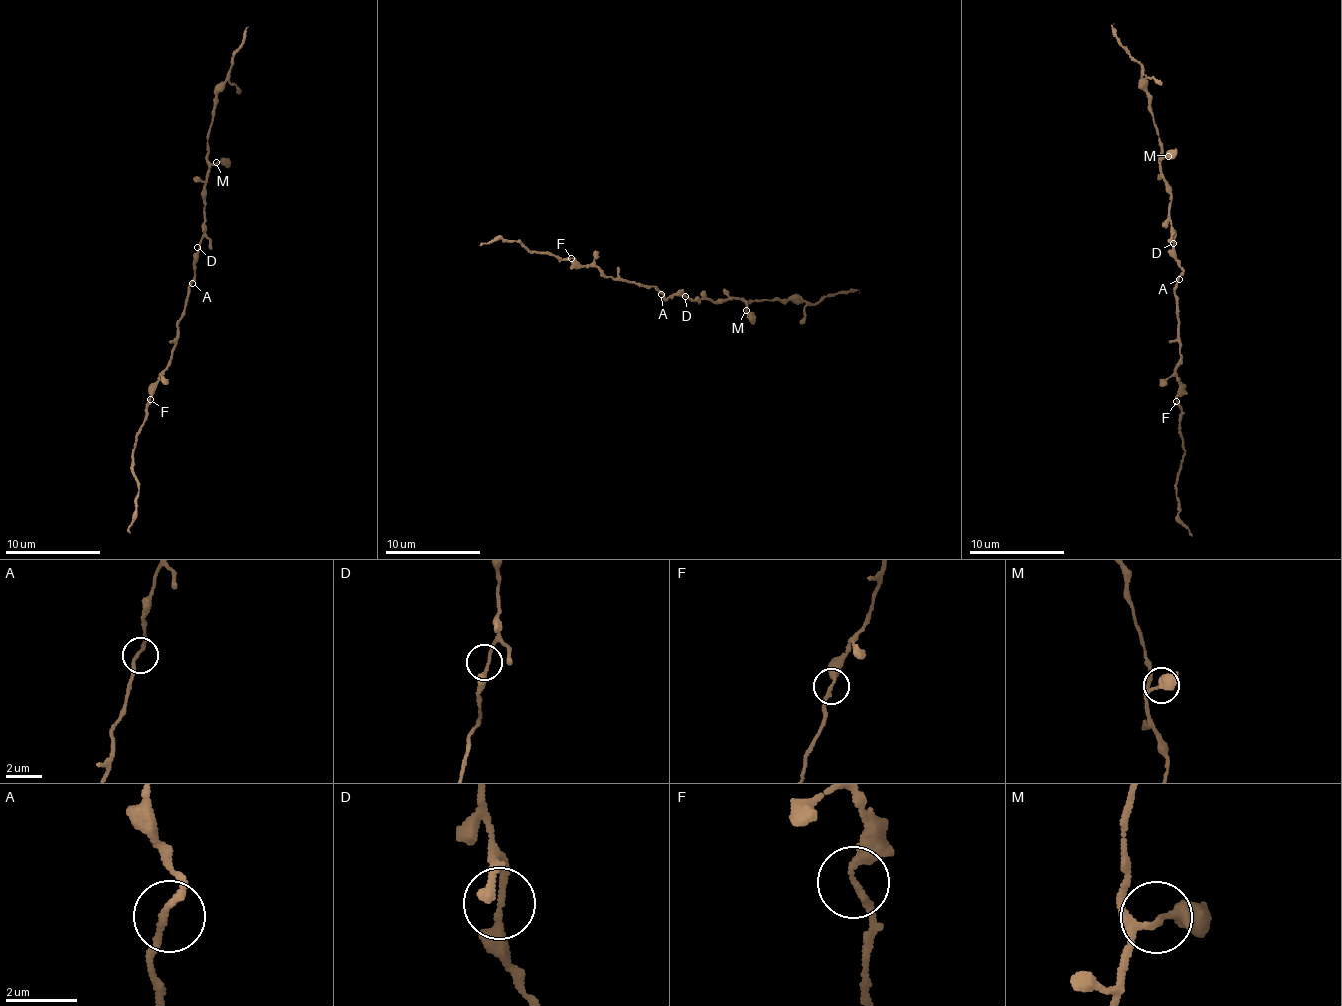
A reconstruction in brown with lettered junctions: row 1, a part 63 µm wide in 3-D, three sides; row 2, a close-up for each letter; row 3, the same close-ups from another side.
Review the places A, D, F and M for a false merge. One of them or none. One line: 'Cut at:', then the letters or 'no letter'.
Cut at: no letter

